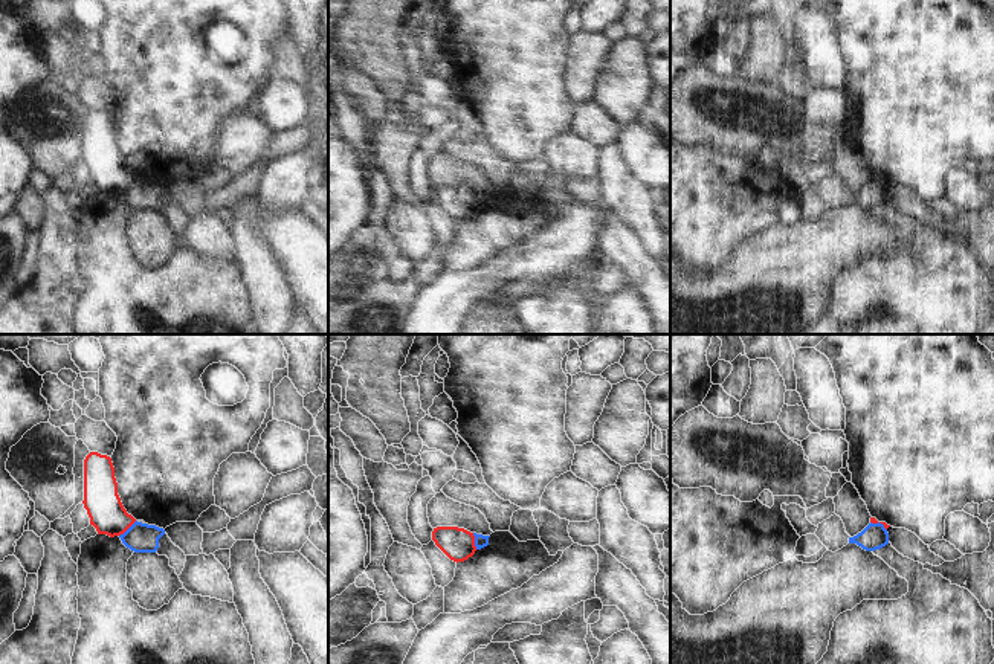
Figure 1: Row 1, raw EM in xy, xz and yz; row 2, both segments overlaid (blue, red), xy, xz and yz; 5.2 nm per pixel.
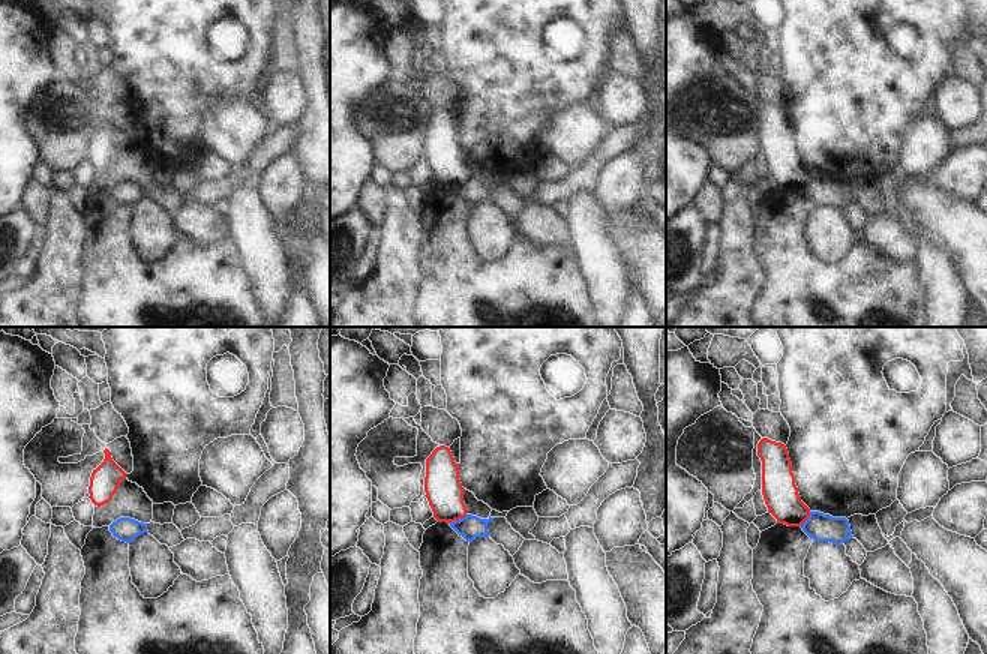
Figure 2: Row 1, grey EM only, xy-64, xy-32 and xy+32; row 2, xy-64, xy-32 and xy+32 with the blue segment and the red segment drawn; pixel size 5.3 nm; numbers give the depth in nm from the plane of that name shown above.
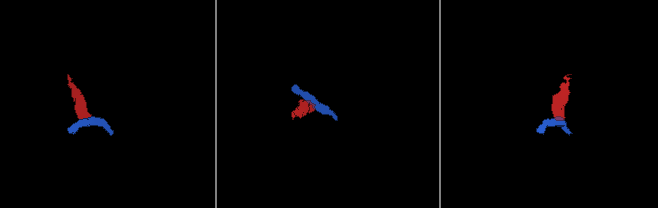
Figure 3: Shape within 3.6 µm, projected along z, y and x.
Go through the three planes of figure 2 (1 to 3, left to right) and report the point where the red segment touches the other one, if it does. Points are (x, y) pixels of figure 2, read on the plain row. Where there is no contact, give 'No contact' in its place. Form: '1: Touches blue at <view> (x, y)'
1: No contact
2: Touches blue at xy-32 (459, 183)
3: Touches blue at xy+32 (807, 183).

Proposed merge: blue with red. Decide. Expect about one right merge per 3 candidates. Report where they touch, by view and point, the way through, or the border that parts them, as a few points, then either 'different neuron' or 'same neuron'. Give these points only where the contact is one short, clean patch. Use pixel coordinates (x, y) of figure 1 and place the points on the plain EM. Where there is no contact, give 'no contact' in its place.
meets blue in xy at (129, 186); border along xy (136, 179), (119, 194); different neuron

